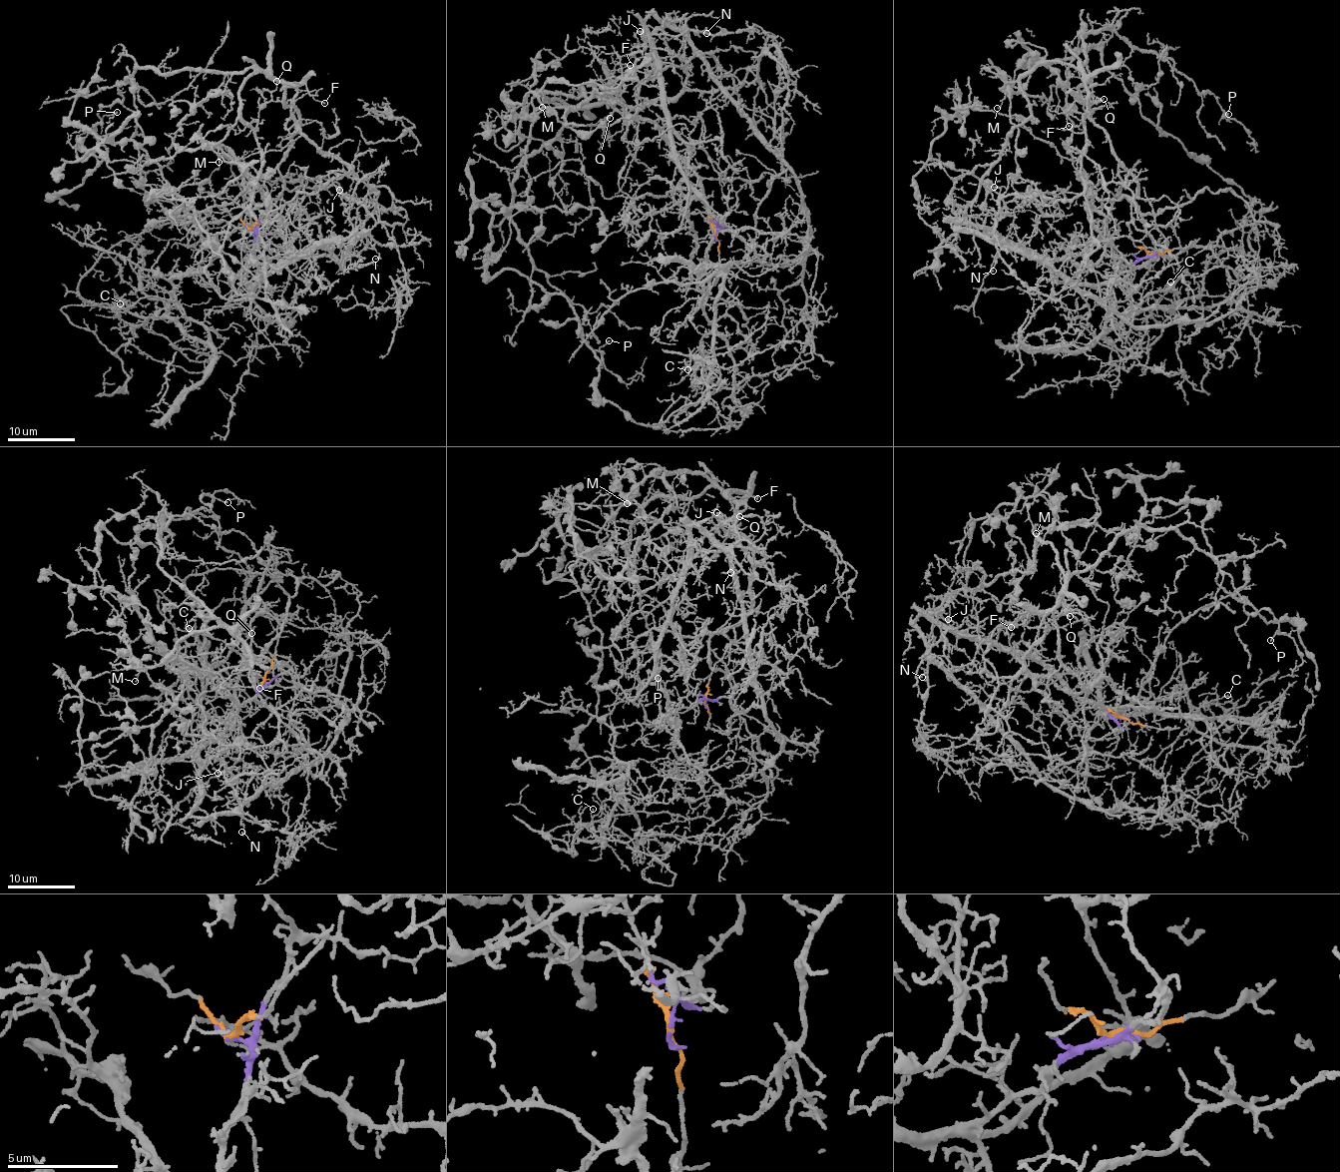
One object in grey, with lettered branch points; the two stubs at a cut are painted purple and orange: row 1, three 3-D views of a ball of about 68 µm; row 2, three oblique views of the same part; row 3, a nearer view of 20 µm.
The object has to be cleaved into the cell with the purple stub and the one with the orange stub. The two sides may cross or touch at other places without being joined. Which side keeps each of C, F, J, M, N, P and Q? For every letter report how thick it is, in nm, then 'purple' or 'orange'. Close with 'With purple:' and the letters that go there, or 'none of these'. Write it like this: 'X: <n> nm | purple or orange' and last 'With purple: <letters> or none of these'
C: 140 nm | purple
F: 130 nm | orange
J: 170 nm | purple
M: 100 nm | orange
N: 130 nm | purple
P: 150 nm | orange
Q: 130 nm | orange
With purple: C, J, N

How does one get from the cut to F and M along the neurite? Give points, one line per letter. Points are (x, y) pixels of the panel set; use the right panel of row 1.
F: (1151, 254), (1133, 244), (1129, 230), (1134, 175), (1089, 116), (1089, 104), (1076, 100), (1067, 112), (1069, 126)
M: (1151, 254), (1133, 244), (1133, 174), (1089, 116), (1082, 73), (1050, 60), (1007, 83), (998, 109)

